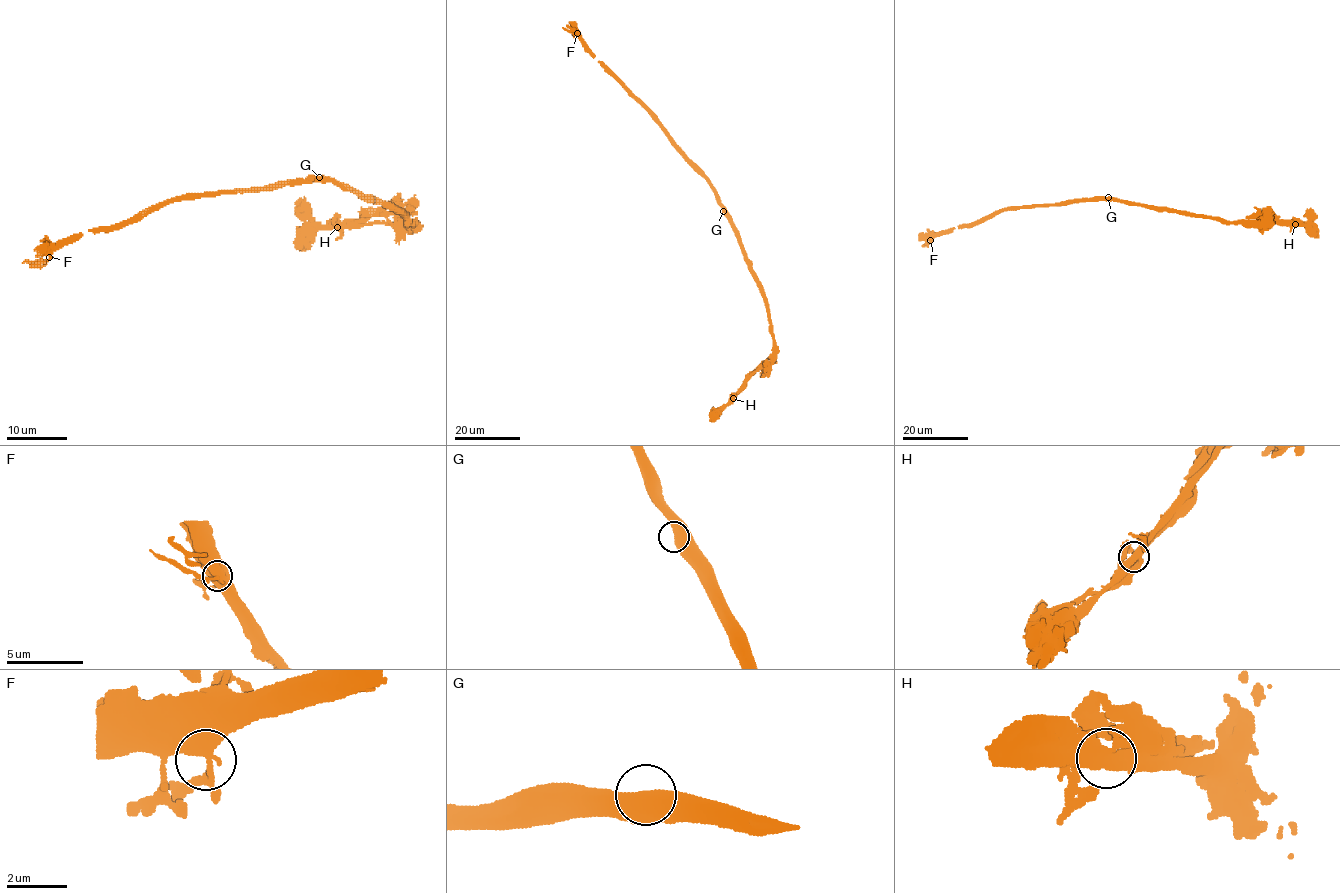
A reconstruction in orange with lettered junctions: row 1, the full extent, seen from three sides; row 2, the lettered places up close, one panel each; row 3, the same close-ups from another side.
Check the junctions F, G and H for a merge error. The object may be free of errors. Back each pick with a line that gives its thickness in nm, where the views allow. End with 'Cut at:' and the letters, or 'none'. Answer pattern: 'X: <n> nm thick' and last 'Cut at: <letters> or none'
H: 550 nm thick
Cut at: H

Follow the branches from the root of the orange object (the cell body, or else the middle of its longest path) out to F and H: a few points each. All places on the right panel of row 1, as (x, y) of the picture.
F: (1108, 200), (1068, 200), (1058, 204), (1011, 206), (976, 222), (938, 232), (930, 240)
H: (1108, 200), (1228, 222), (1295, 224)

